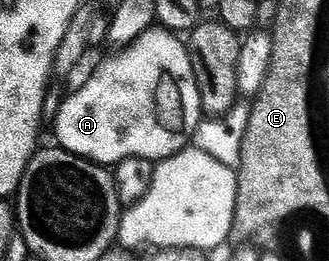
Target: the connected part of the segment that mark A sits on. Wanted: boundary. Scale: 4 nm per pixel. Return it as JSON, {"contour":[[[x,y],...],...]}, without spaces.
{"contour":[[[152,26],[141,37],[130,44],[114,51],[114,56],[109,56],[93,72],[93,77],[82,86],[78,92],[73,92],[61,104],[61,109],[57,112],[57,140],[56,143],[62,148],[66,148],[71,154],[82,156],[84,160],[94,160],[102,166],[115,166],[120,160],[127,158],[147,158],[154,162],[160,162],[179,154],[184,148],[190,147],[193,142],[193,135],[196,128],[203,121],[201,111],[201,99],[199,98],[199,86],[193,73],[193,63],[189,57],[189,50],[184,39],[178,38],[172,31],[168,31],[161,26]]]}

